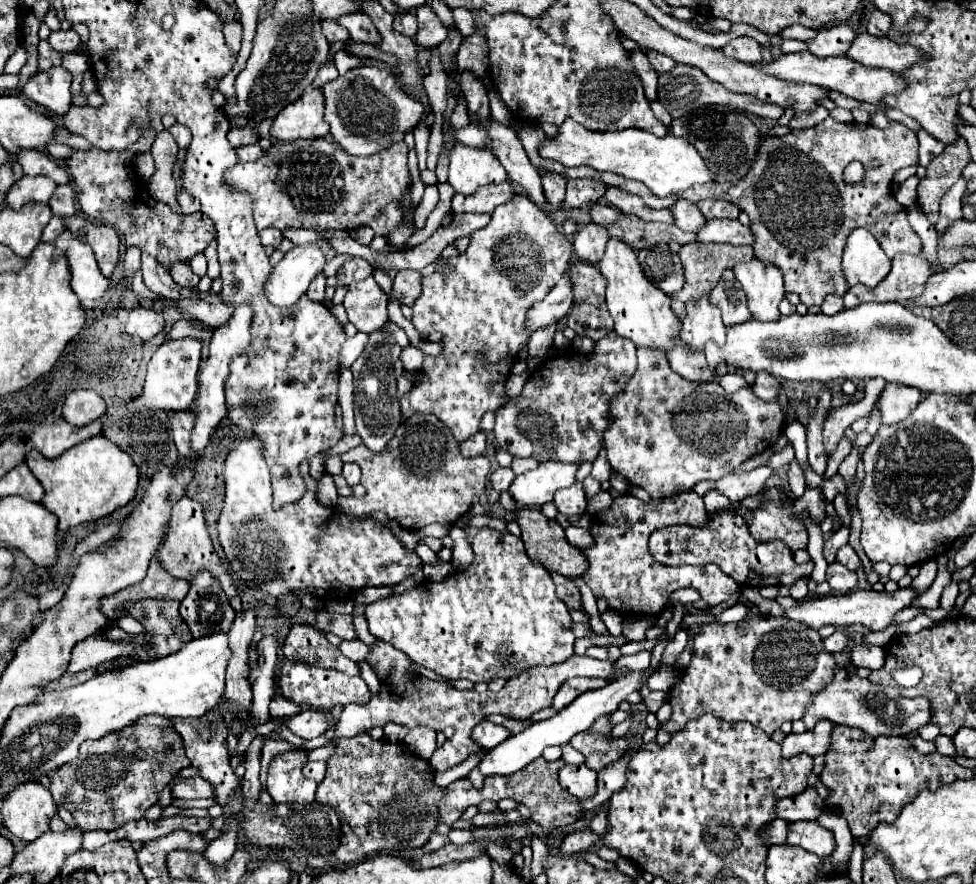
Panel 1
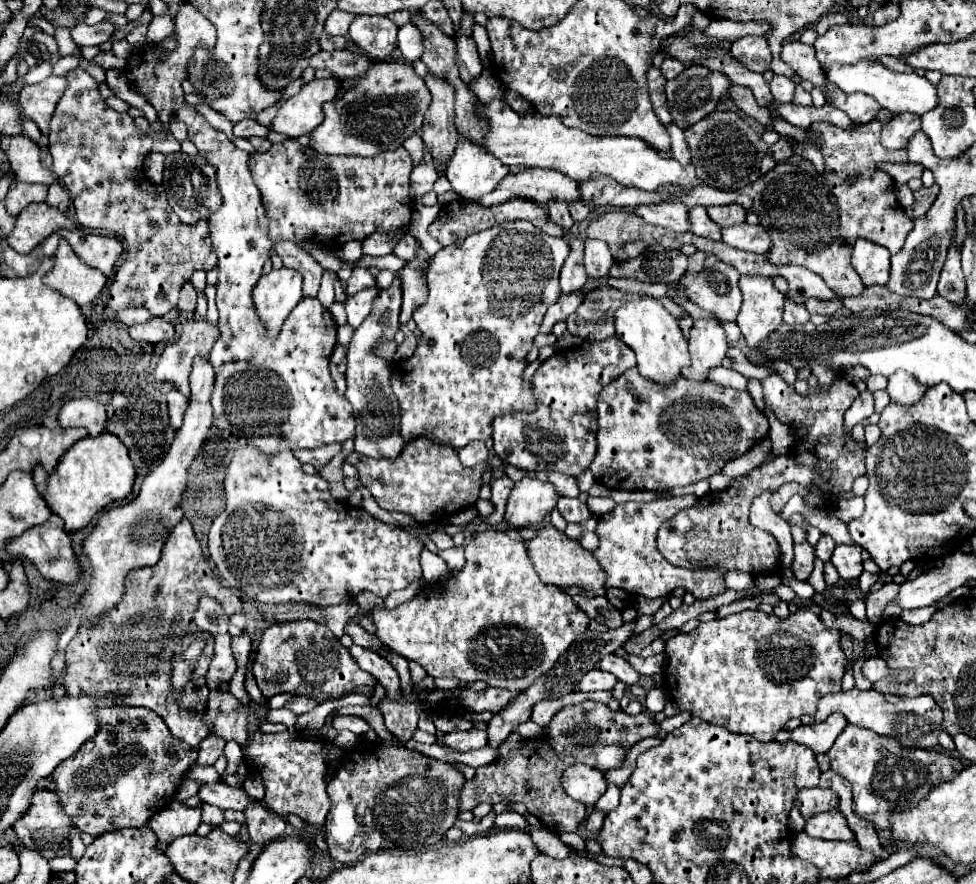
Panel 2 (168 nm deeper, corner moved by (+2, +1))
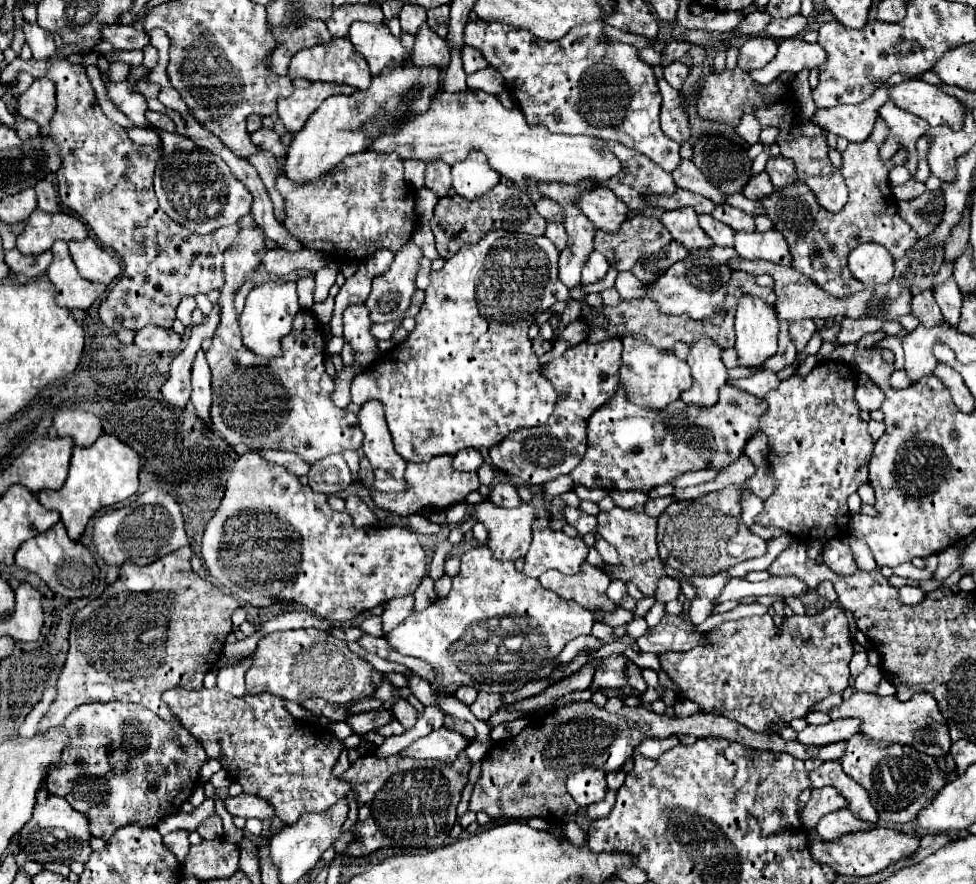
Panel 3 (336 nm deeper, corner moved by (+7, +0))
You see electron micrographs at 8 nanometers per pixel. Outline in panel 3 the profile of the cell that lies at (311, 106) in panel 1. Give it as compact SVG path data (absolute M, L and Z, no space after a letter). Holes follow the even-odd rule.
M323 81L311 83L307 89L295 89L291 97L277 101L277 117L285 125L289 133L297 133L303 129L309 115L331 95L345 95L353 89L347 85L331 85Z

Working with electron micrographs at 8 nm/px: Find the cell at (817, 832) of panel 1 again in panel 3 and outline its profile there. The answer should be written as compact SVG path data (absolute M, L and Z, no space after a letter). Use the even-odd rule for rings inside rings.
M845 809L827 813L825 817L821 817L821 821L815 827L817 835L825 841L827 839L839 839L847 833L865 831L865 829L871 829L871 827L867 827L867 823L859 823L859 819L853 819L851 811L845 811Z

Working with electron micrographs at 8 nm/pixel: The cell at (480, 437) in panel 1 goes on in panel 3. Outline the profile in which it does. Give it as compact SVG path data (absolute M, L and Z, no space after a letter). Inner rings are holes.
M467 449L467 451L459 451L453 457L453 467L457 471L477 471L479 465L483 463L483 457L477 449Z

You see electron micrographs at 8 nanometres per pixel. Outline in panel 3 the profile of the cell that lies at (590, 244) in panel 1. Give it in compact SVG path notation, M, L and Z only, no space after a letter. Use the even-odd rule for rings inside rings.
M591 251L585 267L583 267L583 277L581 277L581 283L583 285L589 285L589 283L597 283L599 279L605 277L609 269L609 263L607 259L603 259L603 255L599 251Z

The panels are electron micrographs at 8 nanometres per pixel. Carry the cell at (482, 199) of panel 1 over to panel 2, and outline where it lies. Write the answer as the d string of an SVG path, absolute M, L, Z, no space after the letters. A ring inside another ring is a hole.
M530 168L518 174L508 174L500 180L494 192L486 194L480 204L496 206L512 196L524 196L532 202L544 206L550 200L574 202L580 200L580 182L568 178L556 170L548 168Z

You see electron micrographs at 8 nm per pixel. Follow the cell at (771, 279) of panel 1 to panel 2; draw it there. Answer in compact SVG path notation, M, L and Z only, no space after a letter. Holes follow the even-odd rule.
M742 276L742 308L736 318L746 344L752 350L758 350L762 342L768 340L780 322L784 310L784 294L780 294L770 278L764 276Z

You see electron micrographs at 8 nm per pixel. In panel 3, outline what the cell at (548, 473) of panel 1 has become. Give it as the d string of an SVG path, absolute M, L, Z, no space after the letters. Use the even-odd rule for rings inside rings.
M483 501L479 505L469 505L467 503L467 515L469 517L475 517L477 521L481 521L487 531L489 531L489 541L487 545L493 549L493 555L497 559L503 559L503 561L517 561L519 557L525 557L527 555L527 549L531 545L531 525L533 521L537 519L535 515L535 505L533 503L527 503L527 501L521 501L519 507L513 507L513 509L503 509L503 507L495 507L493 503L489 501Z

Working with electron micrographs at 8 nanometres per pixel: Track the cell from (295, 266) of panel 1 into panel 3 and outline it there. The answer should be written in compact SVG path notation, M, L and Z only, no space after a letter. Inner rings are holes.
M267 281L267 283L251 289L247 295L247 301L245 301L245 309L239 317L243 343L251 351L255 351L257 355L263 355L263 357L279 355L279 351L281 351L279 339L283 335L287 335L287 331L291 331L291 319L297 311L299 311L299 303L297 303L295 283Z

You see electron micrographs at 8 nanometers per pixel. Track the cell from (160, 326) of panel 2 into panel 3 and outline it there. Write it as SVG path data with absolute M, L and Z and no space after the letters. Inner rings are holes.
M147 325L135 333L133 341L139 349L151 351L151 353L163 353L163 351L177 351L181 345L181 337L173 329Z

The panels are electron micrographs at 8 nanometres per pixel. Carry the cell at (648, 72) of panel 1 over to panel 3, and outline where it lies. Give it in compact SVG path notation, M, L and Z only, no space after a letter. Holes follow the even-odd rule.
M657 79L657 87L663 97L661 129L665 131L665 135L669 135L677 143L687 141L689 139L689 119L681 111L681 101L677 101L679 91L673 89L665 79Z

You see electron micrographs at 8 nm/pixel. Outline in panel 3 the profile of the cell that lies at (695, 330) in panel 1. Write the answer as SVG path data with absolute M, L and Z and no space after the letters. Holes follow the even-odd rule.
M701 337L689 347L687 363L691 367L693 385L683 391L681 399L695 405L715 405L717 391L727 381L727 367L721 361L721 347L709 337Z

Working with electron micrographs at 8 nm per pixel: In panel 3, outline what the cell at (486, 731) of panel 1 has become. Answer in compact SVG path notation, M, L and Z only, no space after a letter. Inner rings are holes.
M445 727L431 731L427 737L417 739L413 745L401 751L401 755L407 757L419 757L419 759L439 759L439 761L455 761L461 751L469 747L469 739L461 733L449 731Z

